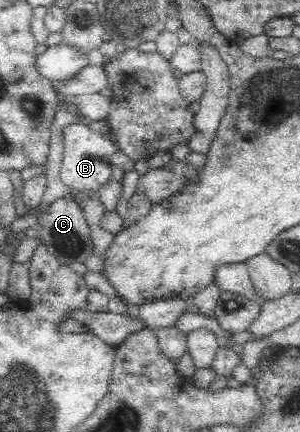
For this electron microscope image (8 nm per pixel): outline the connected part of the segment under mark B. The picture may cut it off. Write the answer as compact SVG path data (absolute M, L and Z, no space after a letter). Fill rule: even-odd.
M77 121L64 127L63 140L64 151L60 178L70 190L97 192L105 182L112 179L114 164L111 159L116 154L117 148L111 140L91 130L88 122Z

